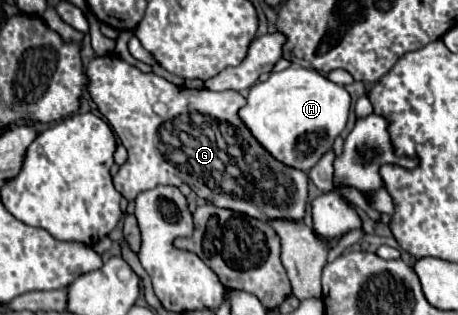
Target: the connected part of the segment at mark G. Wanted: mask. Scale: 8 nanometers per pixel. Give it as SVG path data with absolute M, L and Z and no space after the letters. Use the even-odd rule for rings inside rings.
M115 54L93 58L85 70L85 76L89 80L87 92L91 100L97 104L103 118L109 122L115 136L127 148L129 158L125 164L119 166L113 184L115 190L129 202L133 202L139 192L155 188L159 184L187 184L197 196L209 200L213 206L261 218L263 222L269 222L273 218L303 218L309 184L307 174L289 166L281 166L281 162L277 162L273 156L269 156L269 152L257 146L257 140L237 118L237 110L247 102L239 92L213 92L207 88L189 90L183 86L175 86L153 72L143 74Z

